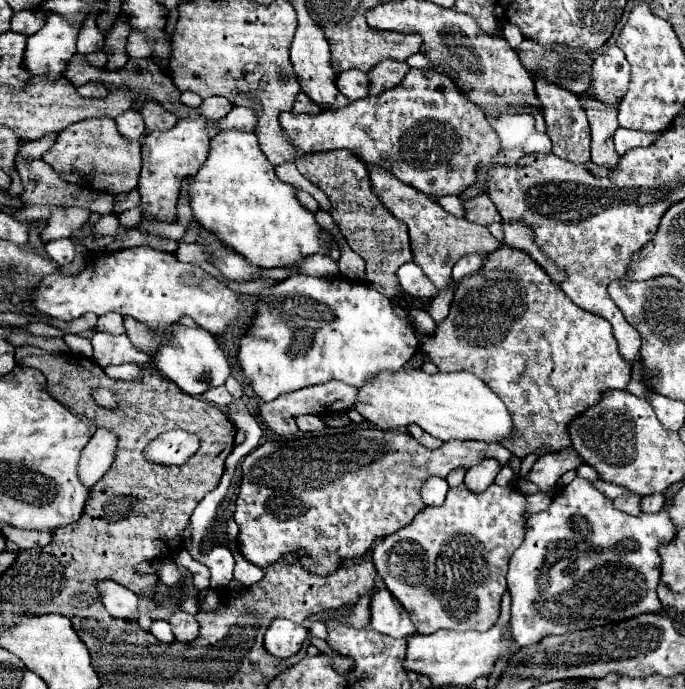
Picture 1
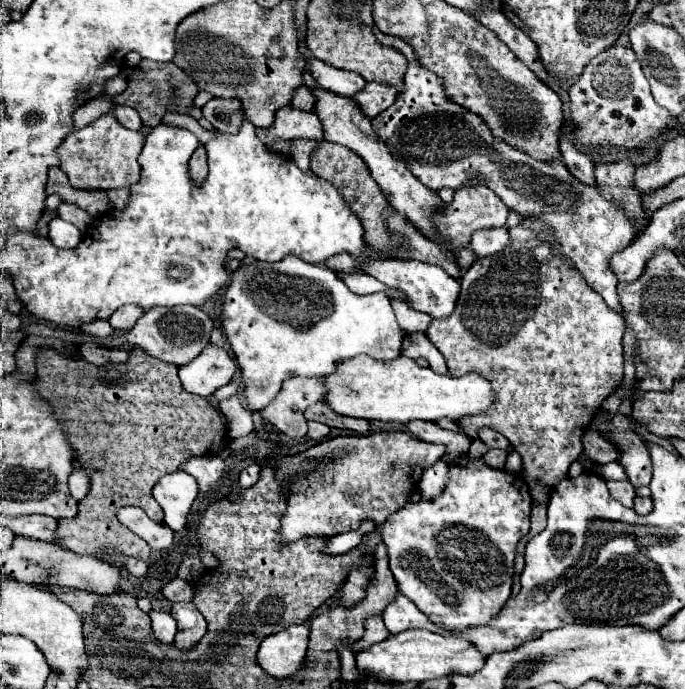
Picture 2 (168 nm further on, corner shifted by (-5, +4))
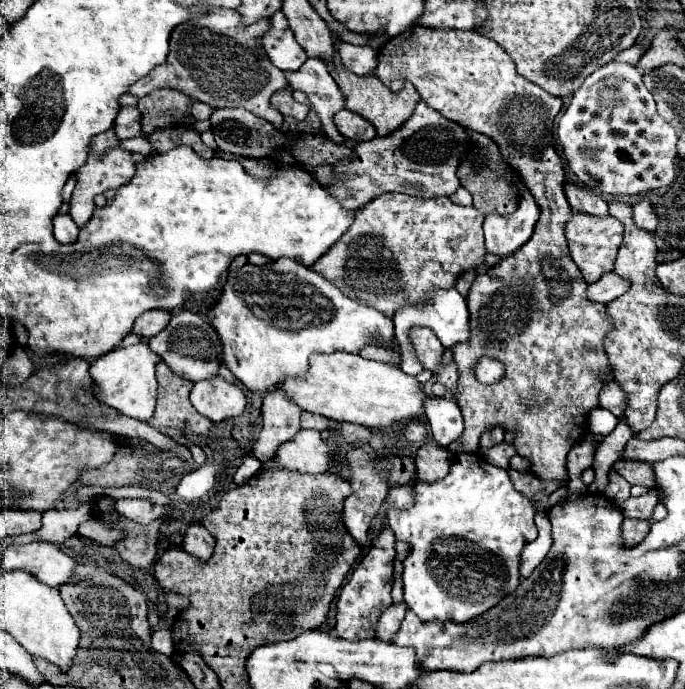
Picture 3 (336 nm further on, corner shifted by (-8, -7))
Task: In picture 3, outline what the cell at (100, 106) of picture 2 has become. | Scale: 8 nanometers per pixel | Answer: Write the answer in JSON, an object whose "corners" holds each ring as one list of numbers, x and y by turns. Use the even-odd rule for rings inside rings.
{"corners":[[210,11,206,19,192,19,172,31,168,61,154,67,146,77,128,87,134,97,144,97,160,87,180,87,194,101,218,107,242,107,260,119,266,119,276,129,282,127,282,113,270,103,276,91,288,89,288,79,282,69,274,67,264,55,262,37,270,29,270,19,260,19,252,25,242,23,236,11]]}

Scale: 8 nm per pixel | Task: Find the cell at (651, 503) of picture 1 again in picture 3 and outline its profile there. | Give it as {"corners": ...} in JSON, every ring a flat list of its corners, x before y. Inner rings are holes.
{"corners":[[624,519,622,523,622,537,624,537,624,543,628,545,640,543,640,539,648,535,648,531,650,531,650,521,644,521,644,519]]}

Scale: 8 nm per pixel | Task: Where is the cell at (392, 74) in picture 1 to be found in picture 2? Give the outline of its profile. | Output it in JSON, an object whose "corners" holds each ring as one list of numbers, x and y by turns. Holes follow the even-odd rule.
{"corners":[[367,82,365,88,361,92,357,92,357,96,351,96,351,98,365,112,365,116,369,116,373,120,373,116,381,114,385,108,389,108,393,104,395,96,397,96,397,92,385,84]]}

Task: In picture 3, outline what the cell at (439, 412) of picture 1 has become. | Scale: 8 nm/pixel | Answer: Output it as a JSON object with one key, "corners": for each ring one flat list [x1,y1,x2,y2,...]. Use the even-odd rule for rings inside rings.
{"corners":[[342,351,312,355,308,375,304,379,286,379,280,387,304,411,318,413,334,421,364,425,368,429,386,429,394,423,418,421,422,419,426,405,424,385,416,377,406,375,396,365,370,361]]}

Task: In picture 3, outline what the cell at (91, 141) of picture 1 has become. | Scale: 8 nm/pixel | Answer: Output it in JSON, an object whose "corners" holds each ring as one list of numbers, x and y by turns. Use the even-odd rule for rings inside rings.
{"corners":[[108,129,100,135,96,135,90,143,86,163,76,171,76,187,74,187,74,193,70,199,70,217,74,219,74,223,82,229,92,219,94,197,98,193,106,193,108,189,118,189,118,187,130,183,130,179,134,177,134,171,136,171,136,161,132,159,130,151,120,147,120,139,116,137,114,129]]}

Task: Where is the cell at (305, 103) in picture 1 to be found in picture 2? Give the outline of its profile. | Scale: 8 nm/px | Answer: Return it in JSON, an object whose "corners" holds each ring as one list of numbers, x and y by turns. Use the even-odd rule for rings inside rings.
{"corners":[[299,86,299,88,293,92,291,106,293,106,293,108,299,108,299,110,311,110,311,108,315,106,315,98,313,98,313,94,309,92,307,86]]}

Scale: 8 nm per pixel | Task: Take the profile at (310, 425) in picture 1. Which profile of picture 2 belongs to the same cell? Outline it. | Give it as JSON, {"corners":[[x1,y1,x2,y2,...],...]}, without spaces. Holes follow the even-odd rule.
{"corners":[[309,422,309,432,307,436,313,440,321,440,330,432,330,428,321,422]]}

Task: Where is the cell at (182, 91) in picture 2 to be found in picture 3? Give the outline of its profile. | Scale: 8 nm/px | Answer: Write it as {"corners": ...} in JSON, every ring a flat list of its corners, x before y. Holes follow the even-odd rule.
{"corners":[[156,89,138,101,138,111,142,115,142,131,150,135,152,131,168,129,178,123,190,123,192,99,178,89]]}

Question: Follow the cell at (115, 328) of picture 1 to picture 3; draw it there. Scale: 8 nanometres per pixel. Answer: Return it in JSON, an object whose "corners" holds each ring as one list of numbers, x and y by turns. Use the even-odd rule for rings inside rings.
{"corners":[[148,311,148,313,140,315,140,317,134,321,132,333,136,333,136,335,142,337,142,339,150,339,152,335,160,333,160,331,168,325,170,315,172,315,172,313,168,313,168,311]]}

